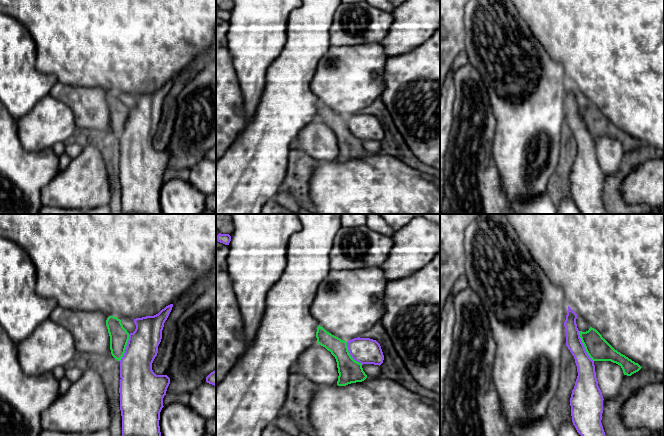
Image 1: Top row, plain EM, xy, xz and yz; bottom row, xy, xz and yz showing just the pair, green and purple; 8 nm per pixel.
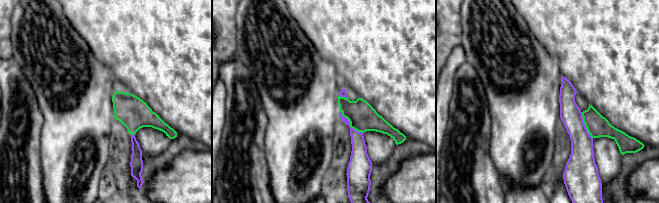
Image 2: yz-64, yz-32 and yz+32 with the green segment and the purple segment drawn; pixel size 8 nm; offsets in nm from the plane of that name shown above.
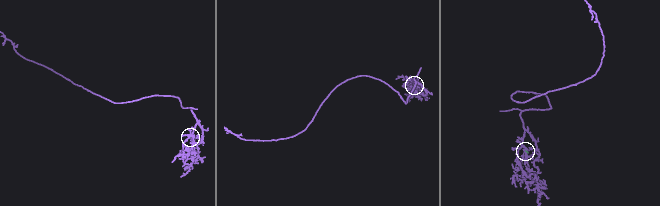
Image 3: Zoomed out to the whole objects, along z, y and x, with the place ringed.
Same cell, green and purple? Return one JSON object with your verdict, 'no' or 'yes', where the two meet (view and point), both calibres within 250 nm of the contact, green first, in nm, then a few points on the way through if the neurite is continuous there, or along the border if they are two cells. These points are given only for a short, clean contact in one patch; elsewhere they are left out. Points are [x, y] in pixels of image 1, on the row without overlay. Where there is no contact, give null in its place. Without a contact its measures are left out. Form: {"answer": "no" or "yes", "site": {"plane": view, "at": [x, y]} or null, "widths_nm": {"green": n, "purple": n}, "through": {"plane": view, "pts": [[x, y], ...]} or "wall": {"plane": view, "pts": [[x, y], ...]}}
{"answer": "no", "site": {"plane": "yz", "at": [584, 122]}, "widths_nm": {"green": 190, "purple": 150}, "wall": {"plane": "yz", "pts": [[579, 107], [579, 113], [584, 125], [593, 137]]}}

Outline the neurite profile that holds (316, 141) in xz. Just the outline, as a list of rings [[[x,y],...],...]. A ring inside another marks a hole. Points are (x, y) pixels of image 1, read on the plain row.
[[[314,120],[305,125],[290,144],[292,154],[310,161],[332,162],[338,157],[335,133],[325,123]]]

